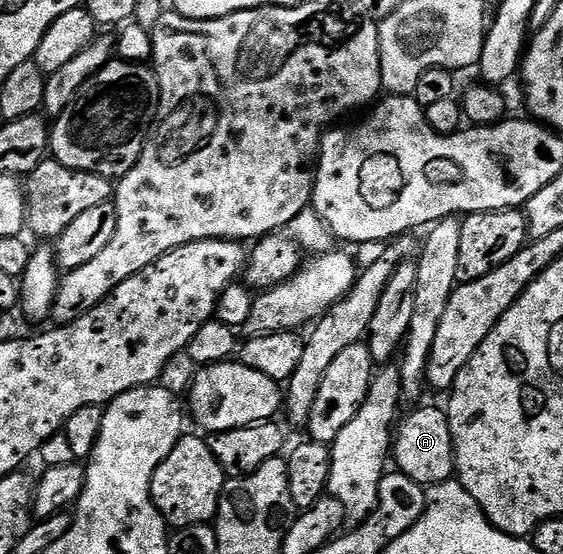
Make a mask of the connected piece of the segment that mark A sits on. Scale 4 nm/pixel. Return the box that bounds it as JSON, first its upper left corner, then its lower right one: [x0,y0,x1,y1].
[392,408,455,486]

